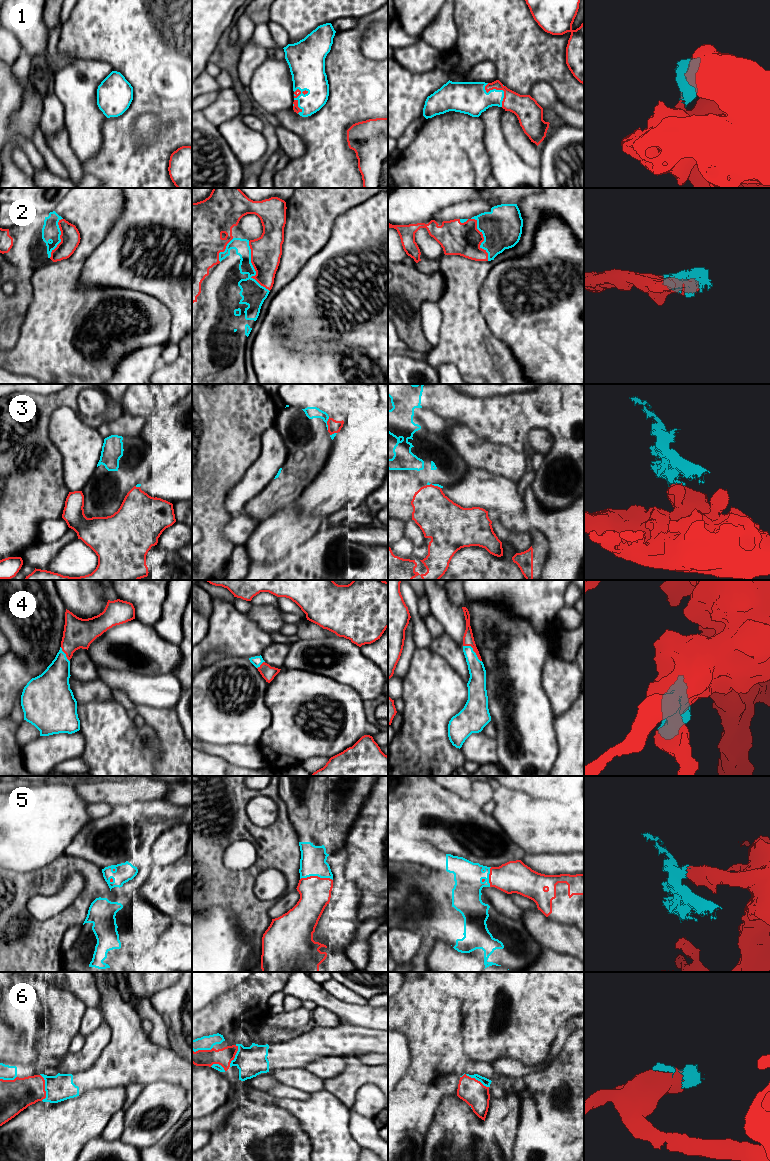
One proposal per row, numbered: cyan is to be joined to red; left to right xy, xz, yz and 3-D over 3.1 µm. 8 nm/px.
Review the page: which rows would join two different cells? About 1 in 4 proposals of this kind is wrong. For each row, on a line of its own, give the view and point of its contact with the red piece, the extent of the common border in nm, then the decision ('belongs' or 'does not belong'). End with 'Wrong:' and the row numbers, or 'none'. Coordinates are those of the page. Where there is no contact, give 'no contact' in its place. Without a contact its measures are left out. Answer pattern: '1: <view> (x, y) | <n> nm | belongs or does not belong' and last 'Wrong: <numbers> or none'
1: yz (498, 89) | 220 nm | belongs
2: xz (254, 268) | 440 nm | belongs
3: xz (327, 423) | 110 nm | does not belong
4: yz (473, 650) | 200 nm | belongs
5: xz (316, 876) | 260 nm | does not belong
6: yz (474, 1078) | 240 nm | belongs
Wrong: 3, 5

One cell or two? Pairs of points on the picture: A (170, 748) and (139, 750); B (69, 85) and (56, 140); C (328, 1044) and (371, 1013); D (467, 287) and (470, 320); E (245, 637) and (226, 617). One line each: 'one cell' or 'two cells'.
A: two cells
B: two cells
C: two cells
D: one cell
E: one cell

